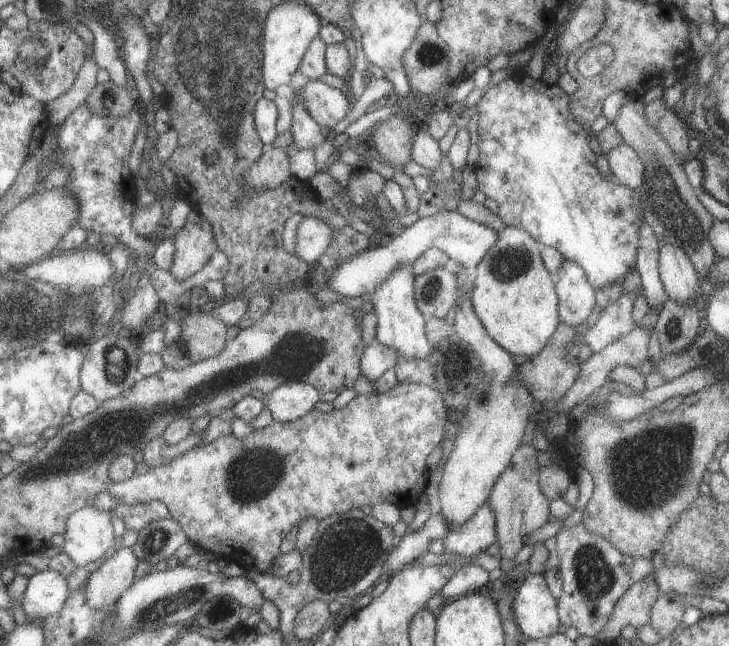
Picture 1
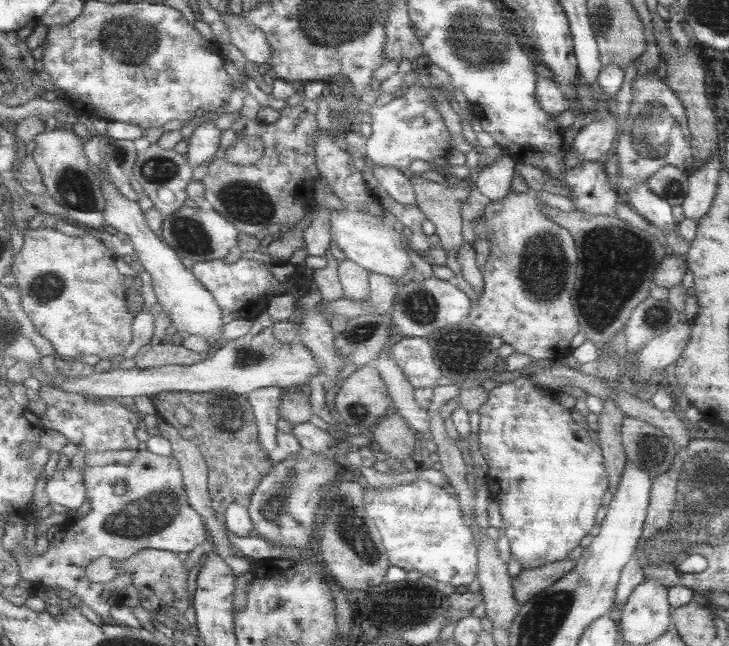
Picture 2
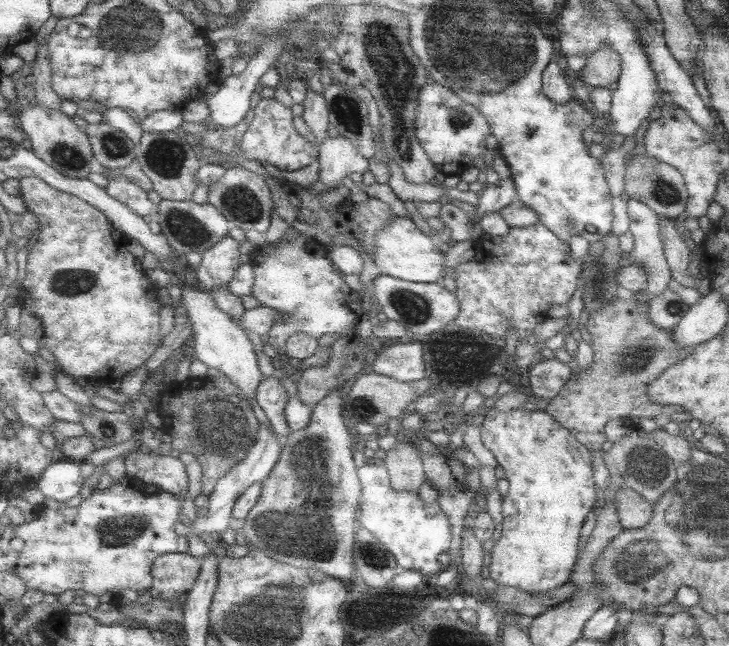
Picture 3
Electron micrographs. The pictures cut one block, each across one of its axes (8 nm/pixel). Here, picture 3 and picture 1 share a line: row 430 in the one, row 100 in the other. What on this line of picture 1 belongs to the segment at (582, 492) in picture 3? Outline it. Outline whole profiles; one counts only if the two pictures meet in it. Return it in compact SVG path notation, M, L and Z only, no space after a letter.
M517 74L515 76L511 76L511 78L507 78L507 80L503 80L503 82L499 82L497 86L493 86L491 90L487 90L487 94L483 96L483 100L479 102L479 106L475 108L477 112L479 112L479 150L481 150L481 158L477 160L477 180L479 180L479 190L487 196L487 198L491 198L491 200L495 200L501 208L499 208L499 216L505 220L505 224L507 226L517 226L519 230L525 230L529 236L533 236L533 240L537 240L537 244L539 246L547 246L547 248L553 248L553 250L557 250L559 254L561 254L561 258L563 260L573 260L573 262L577 262L579 266L581 266L581 270L583 270L583 274L585 274L585 278L587 278L587 284L593 288L593 292L595 290L601 290L601 288L605 288L605 286L609 286L609 284L613 284L613 282L623 282L625 280L625 274L629 272L629 268L633 268L635 266L635 248L637 248L637 228L639 228L639 222L641 222L641 206L639 206L639 194L637 194L637 190L627 190L627 188L623 188L623 186L619 186L619 184L615 184L613 180L607 180L607 178L603 178L599 172L597 172L597 168L595 168L595 154L591 152L591 148L589 148L589 134L587 134L587 130L585 128L581 128L573 118L571 118L571 114L569 114L569 106L567 106L567 96L553 84L553 86L547 86L547 84L543 84L543 82L539 82L539 80L535 80L535 82L531 82L531 78L527 78L527 76L519 76L517 78Z

